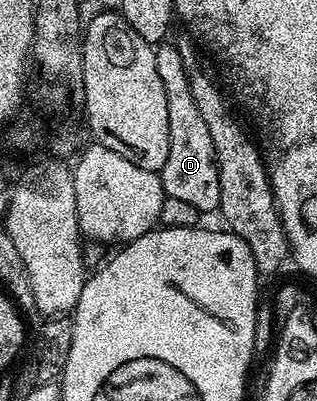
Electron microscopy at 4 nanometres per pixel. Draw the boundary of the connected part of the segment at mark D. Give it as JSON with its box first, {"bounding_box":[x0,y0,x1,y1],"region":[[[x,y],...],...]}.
{"bounding_box":[155,42,221,214],"region":[[[169,42],[156,45],[155,66],[159,69],[159,78],[163,81],[163,94],[167,94],[167,134],[170,145],[167,146],[167,162],[160,170],[161,185],[166,196],[180,198],[181,201],[195,206],[198,214],[216,213],[221,207],[219,198],[219,170],[215,144],[211,142],[211,130],[191,98],[189,85],[190,71],[187,62],[182,59],[177,48]]]}

